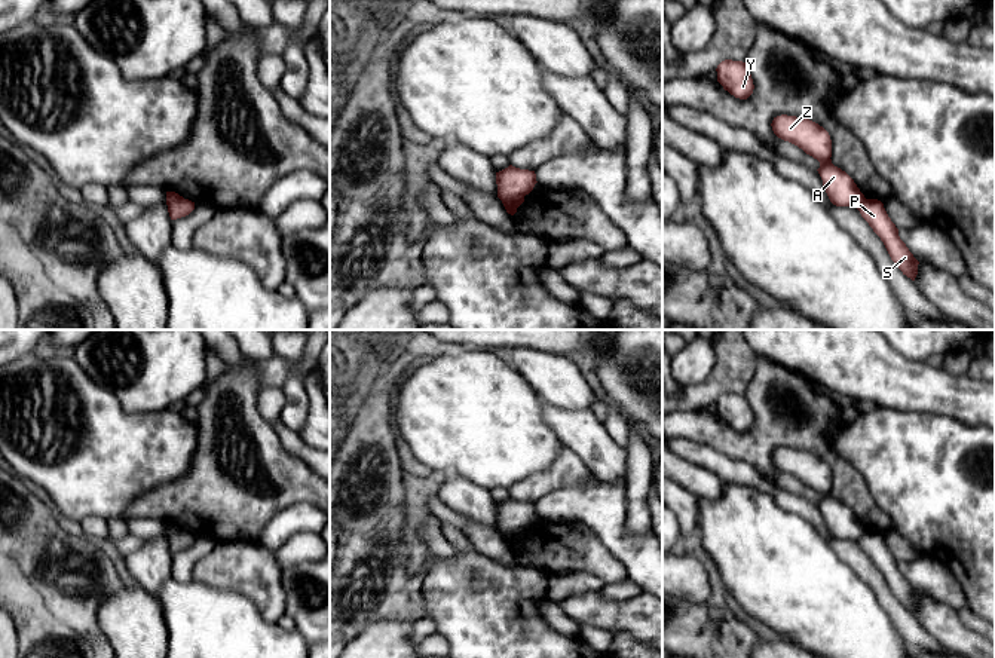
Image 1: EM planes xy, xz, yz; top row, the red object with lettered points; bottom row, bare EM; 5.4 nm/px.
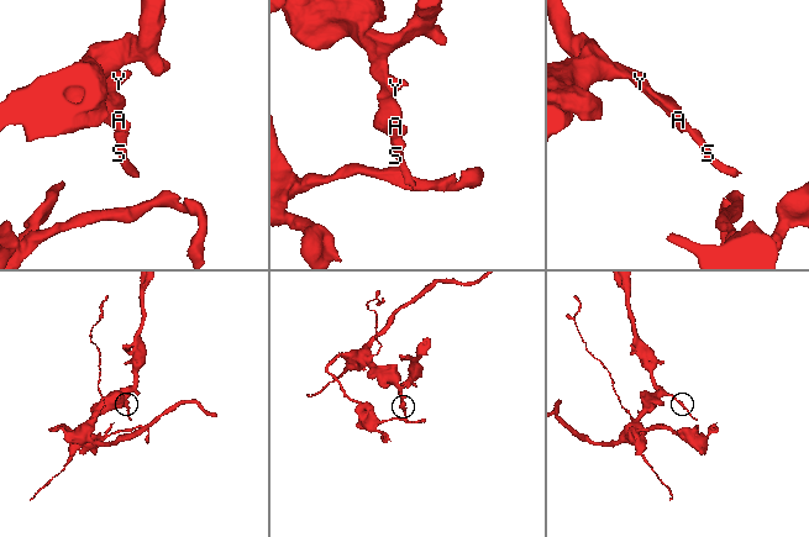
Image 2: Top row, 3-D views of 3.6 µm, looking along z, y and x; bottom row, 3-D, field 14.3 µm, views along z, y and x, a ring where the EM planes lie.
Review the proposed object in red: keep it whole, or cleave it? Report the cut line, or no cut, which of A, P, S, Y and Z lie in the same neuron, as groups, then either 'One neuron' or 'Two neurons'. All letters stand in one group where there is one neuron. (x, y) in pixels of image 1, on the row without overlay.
Split along xz (523, 528), (501, 532). Groups: A Y Z / P S. Two neurons

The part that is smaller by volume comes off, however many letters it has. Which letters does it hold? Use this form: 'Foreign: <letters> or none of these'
Foreign: P, S

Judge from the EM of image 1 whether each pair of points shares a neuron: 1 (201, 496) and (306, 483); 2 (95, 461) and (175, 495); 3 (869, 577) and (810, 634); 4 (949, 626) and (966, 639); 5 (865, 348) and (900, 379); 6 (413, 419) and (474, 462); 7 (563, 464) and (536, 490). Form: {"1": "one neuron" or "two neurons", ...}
{"1": "one neuron", "2": "two neurons", "3": "two neurons", "4": "one neuron", "5": "one neuron", "6": "one neuron", "7": "one neuron"}

